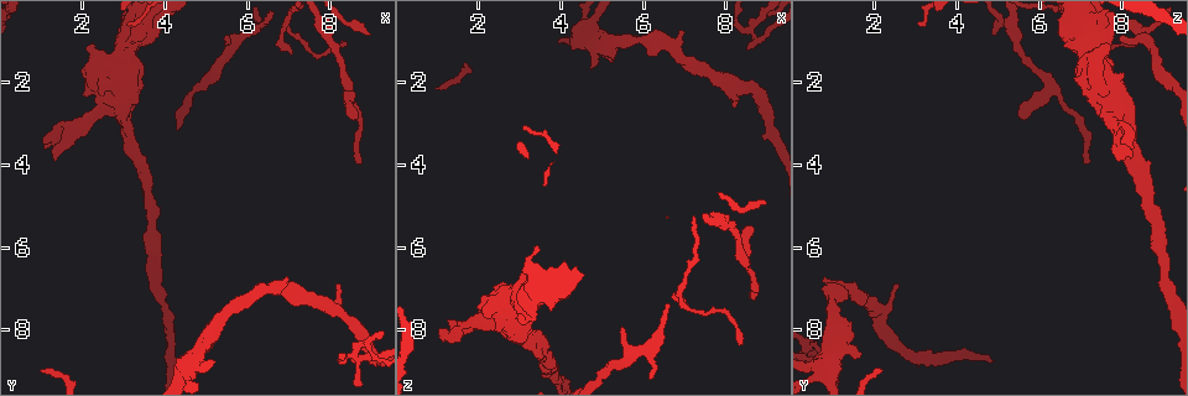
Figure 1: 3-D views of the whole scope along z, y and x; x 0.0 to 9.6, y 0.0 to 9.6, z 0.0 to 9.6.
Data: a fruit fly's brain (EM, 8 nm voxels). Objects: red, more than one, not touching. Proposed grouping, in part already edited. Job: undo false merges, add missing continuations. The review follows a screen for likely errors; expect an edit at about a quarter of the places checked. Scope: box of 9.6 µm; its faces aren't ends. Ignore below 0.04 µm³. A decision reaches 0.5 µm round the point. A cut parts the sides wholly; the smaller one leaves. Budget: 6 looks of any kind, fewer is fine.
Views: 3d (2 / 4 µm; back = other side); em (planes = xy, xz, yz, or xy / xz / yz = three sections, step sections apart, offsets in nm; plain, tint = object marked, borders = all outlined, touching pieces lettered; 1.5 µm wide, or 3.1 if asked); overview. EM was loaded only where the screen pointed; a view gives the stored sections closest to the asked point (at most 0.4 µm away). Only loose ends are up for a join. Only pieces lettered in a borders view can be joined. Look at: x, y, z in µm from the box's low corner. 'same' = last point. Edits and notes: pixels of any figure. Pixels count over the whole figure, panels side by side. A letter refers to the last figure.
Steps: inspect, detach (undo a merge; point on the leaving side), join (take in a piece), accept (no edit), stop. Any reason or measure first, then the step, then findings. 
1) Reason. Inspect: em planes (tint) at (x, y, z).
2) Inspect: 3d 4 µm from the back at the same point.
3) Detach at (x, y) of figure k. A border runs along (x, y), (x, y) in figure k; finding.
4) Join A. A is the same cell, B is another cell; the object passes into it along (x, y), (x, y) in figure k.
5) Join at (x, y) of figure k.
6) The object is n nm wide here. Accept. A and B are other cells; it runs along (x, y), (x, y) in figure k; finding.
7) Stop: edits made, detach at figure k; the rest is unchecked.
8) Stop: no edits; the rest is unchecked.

Free end. Inspect: 3d 2 µm at (8.75, 3.90, 7.10).

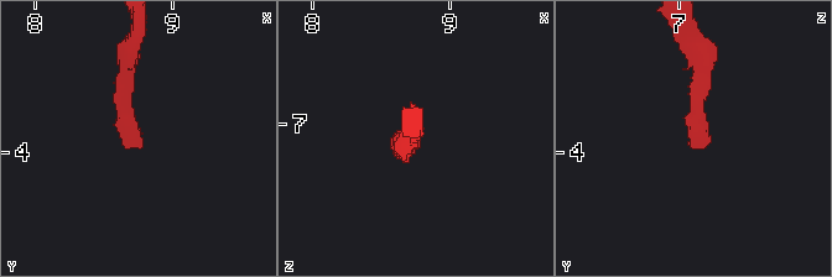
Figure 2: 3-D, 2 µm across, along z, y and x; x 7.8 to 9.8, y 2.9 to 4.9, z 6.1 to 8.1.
Need the tissue. Inspect: em planes (borders) at (8.76, 3.94, 7.10).

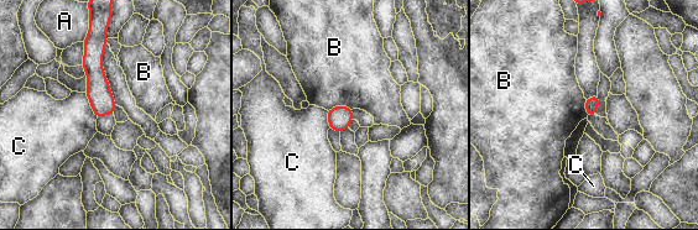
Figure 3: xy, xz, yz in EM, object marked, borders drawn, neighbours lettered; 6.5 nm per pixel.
Accept. A, B and C are other cells; it runs along (100, 38), (95, 46), (98, 113) in figure 3; no lettered piece goes on from it.

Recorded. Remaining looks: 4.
Thin end. Inspect: em planes (borders) at (5.55, 0.90, 7.95).

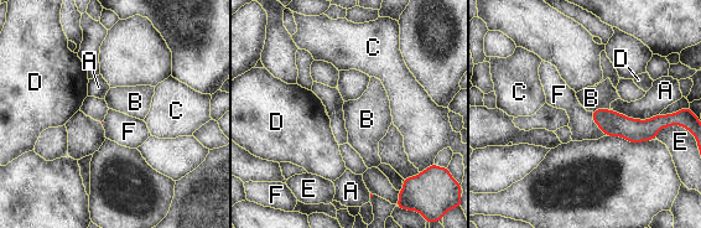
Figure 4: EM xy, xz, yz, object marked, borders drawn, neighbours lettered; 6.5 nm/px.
Accept. A, B, C, D, E and F are other cells; it runs along (595, 114), (623, 127), (661, 118) in figure 4; no lettered piece goes on from it.

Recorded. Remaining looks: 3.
Free end. Inspect: em xy step 8 (borders) at (1.35, 3.90, 7.95).

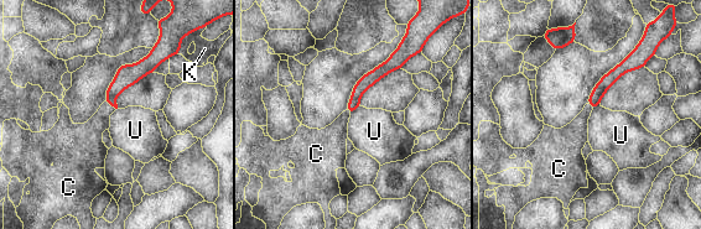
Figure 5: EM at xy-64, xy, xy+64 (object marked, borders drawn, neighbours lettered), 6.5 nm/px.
Join C. C is the same cell, K and U are other cells; the object passes into it along (128, 74), (110, 104), (89, 135) in figure 5; it goes on there.

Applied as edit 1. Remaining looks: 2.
Stop: edits made, join at figure 5; the rest is unchecked.

